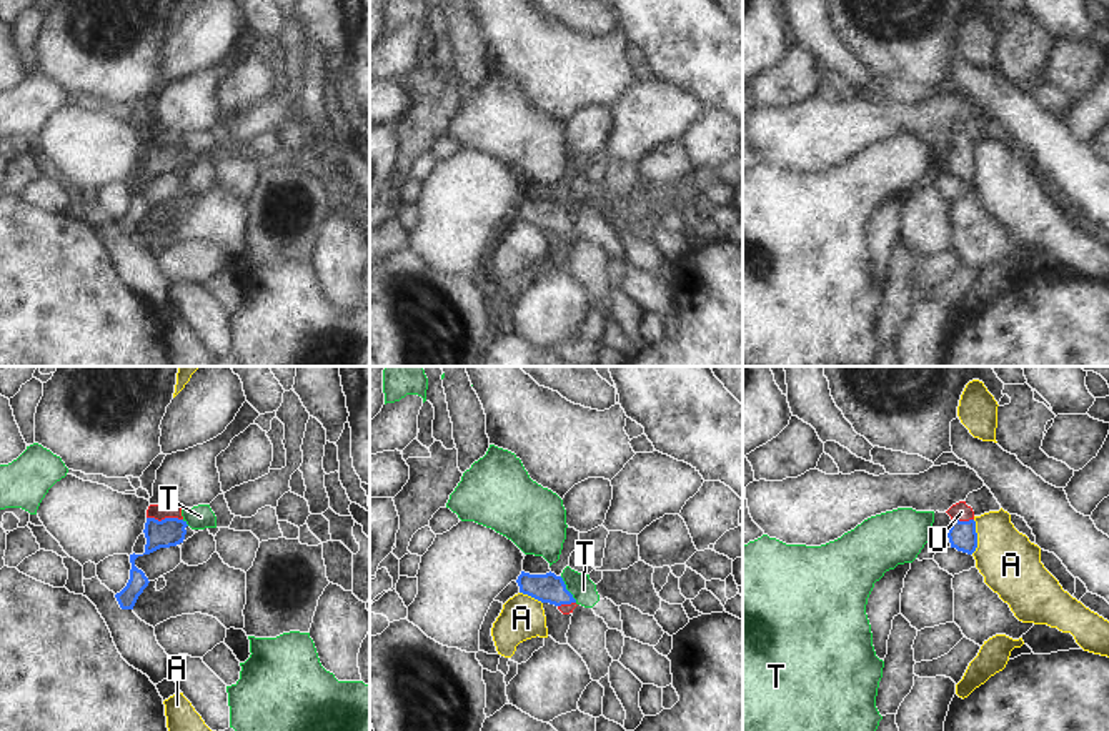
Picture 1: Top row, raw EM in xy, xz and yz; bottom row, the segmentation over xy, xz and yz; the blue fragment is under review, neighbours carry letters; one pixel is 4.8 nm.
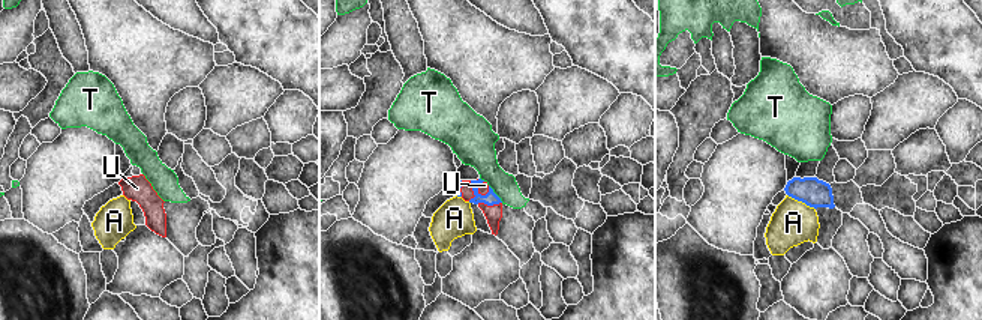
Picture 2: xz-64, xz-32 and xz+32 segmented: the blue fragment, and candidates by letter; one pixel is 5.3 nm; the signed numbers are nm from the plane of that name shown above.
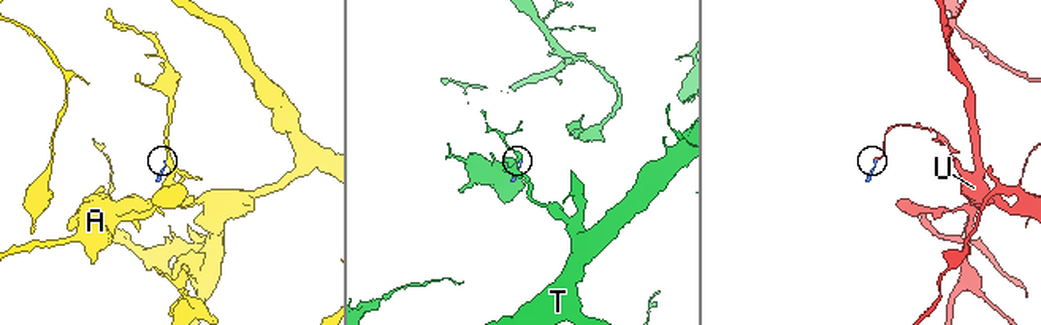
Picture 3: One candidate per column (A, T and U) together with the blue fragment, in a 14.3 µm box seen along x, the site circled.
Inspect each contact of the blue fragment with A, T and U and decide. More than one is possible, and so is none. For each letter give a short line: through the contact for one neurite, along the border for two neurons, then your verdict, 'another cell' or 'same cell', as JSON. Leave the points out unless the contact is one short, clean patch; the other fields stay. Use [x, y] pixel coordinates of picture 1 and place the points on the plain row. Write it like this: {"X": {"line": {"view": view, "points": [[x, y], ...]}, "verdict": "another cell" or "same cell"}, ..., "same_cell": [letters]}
{"A": {"line": {"view": "yz", "points": [[974, 147], [976, 175], [971, 180]]}, "verdict": "another cell"}, "T": {"line": {"view": "xz", "points": [[560, 203], [576, 228]]}, "verdict": "another cell"}, "U": {"line": {"view": "xy", "points": [[170, 159], [165, 154], [165, 145], [159, 139]]}, "verdict": "same cell"}, "same_cell": ["U"]}

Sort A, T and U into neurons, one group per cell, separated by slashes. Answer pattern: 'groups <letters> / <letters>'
groups A / T / U

